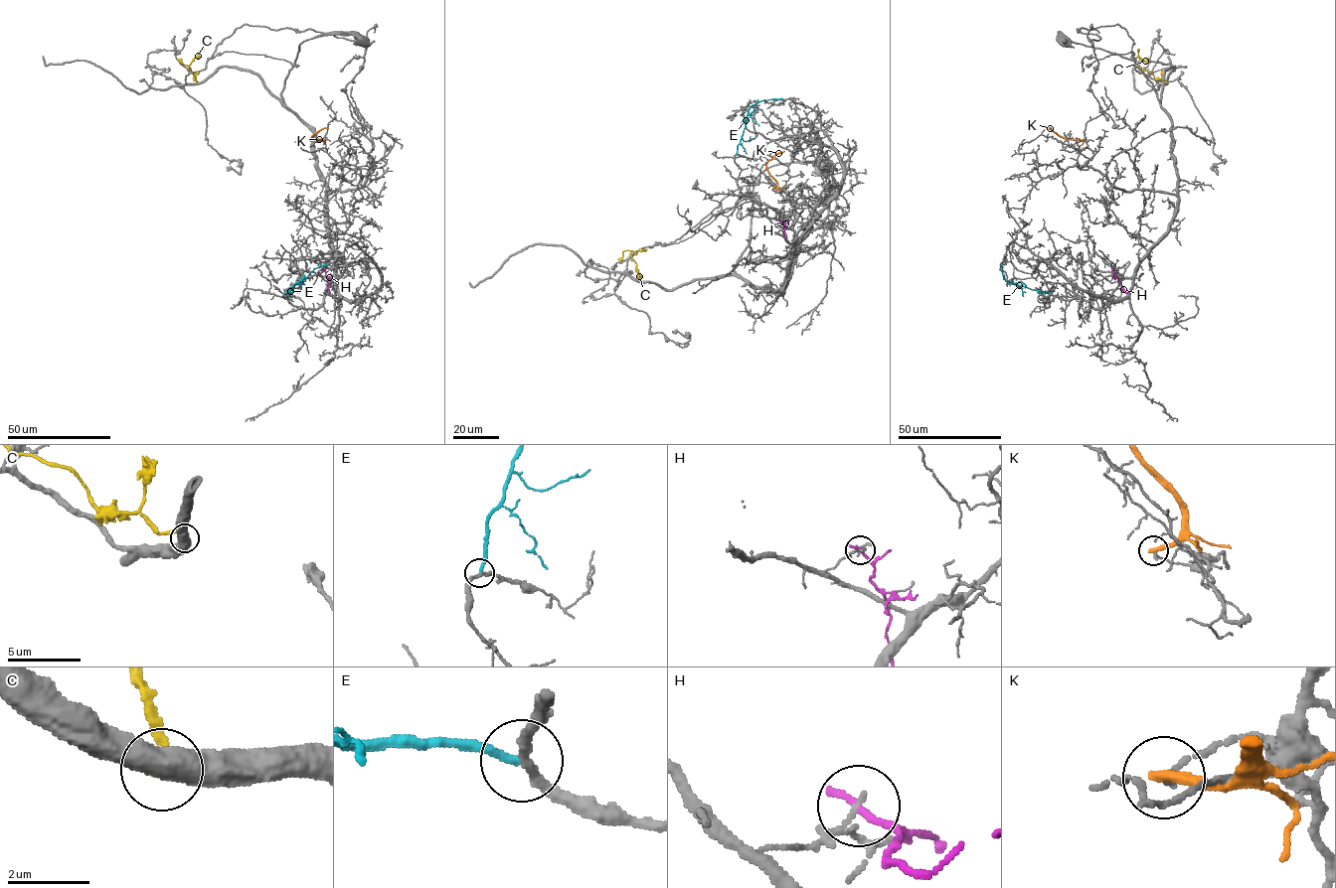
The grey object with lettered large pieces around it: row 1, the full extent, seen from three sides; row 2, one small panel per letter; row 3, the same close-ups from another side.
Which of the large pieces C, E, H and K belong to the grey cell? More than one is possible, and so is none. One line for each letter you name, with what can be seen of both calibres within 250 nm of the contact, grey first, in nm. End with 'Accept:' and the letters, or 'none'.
Accept: none

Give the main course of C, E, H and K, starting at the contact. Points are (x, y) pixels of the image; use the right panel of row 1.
C: (1167, 82), (1143, 71), (1139, 65), (1137, 49)
E: (1052, 294), (1010, 283), (1003, 277), (1001, 265)
H: (1112, 270), (1122, 290), (1128, 292)
K: (1084, 140), (1065, 139), (1048, 129)

